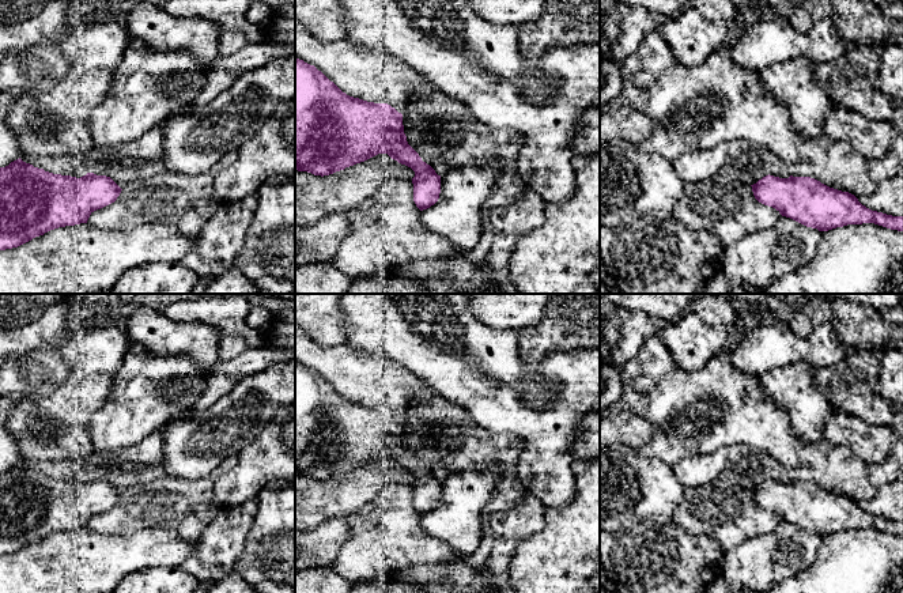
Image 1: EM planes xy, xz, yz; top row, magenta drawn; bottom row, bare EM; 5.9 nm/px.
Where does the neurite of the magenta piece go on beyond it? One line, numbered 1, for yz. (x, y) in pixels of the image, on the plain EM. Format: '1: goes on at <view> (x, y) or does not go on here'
1: does not go on here

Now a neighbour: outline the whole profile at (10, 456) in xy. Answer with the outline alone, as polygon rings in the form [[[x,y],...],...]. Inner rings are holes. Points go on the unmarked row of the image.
[[[0,427],[0,472],[19,462],[20,456],[14,435],[5,427]]]

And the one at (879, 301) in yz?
[[[783,294],[785,301],[793,306],[800,307],[811,299],[824,295],[830,299],[845,299],[850,303],[857,303],[862,307],[874,307],[880,311],[893,307],[900,302],[900,294]]]

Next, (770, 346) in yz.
[[[764,322],[730,344],[733,367],[752,375],[798,362],[816,369],[832,366],[854,354],[857,351],[839,341],[830,322],[813,329],[808,337],[800,337],[783,325]]]

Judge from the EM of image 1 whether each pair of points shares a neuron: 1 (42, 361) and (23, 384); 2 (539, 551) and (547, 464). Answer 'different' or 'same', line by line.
1: same
2: different

